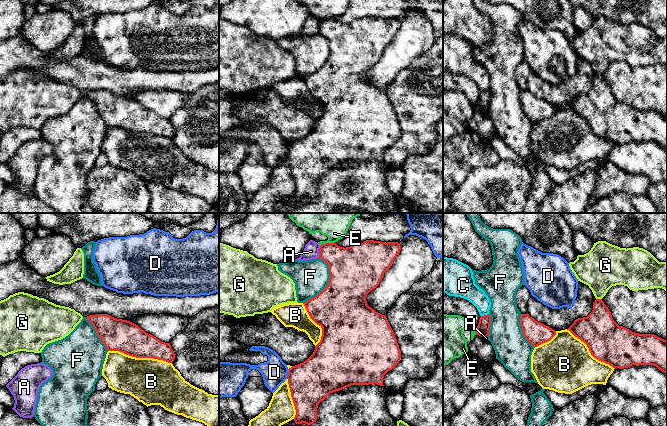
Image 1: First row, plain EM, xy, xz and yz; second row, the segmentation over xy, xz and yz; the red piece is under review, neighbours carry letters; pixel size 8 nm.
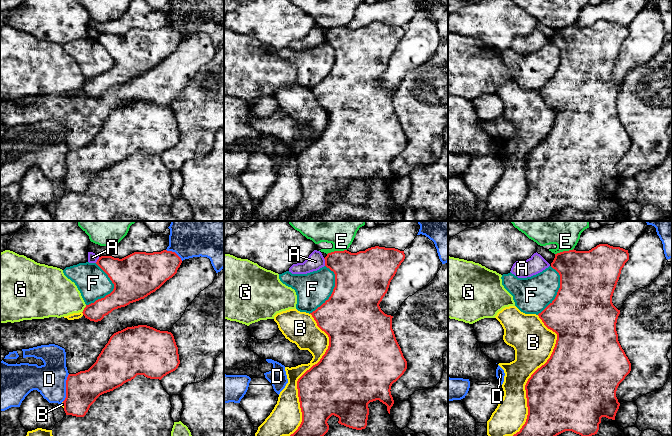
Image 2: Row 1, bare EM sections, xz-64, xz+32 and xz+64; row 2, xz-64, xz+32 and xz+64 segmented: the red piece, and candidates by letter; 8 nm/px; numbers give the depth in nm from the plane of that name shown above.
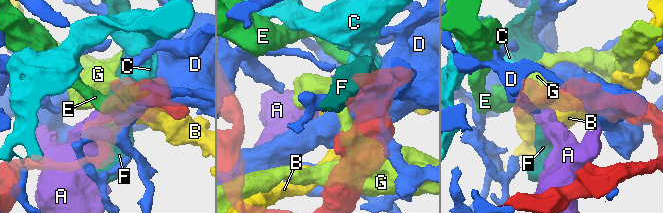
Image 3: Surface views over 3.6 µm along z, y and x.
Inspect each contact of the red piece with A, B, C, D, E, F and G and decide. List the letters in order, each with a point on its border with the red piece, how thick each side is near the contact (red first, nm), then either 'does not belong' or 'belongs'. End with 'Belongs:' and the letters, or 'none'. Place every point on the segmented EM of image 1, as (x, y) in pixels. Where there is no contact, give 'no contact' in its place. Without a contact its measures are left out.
A: xz (319, 251) | 280/130 nm | does not belong
B: xy (140, 357) | 260/360 nm | does not belong
C: yz (484, 315) | 100/160 nm | does not belong
D: xz (288, 374) | 340/200 nm | does not belong
E: xz (327, 243) | 300/360 nm | does not belong
F: xz (328, 282) | 420/280 nm | does not belong
G: yz (599, 299) | 300/340 nm | does not belong
Belongs: none

